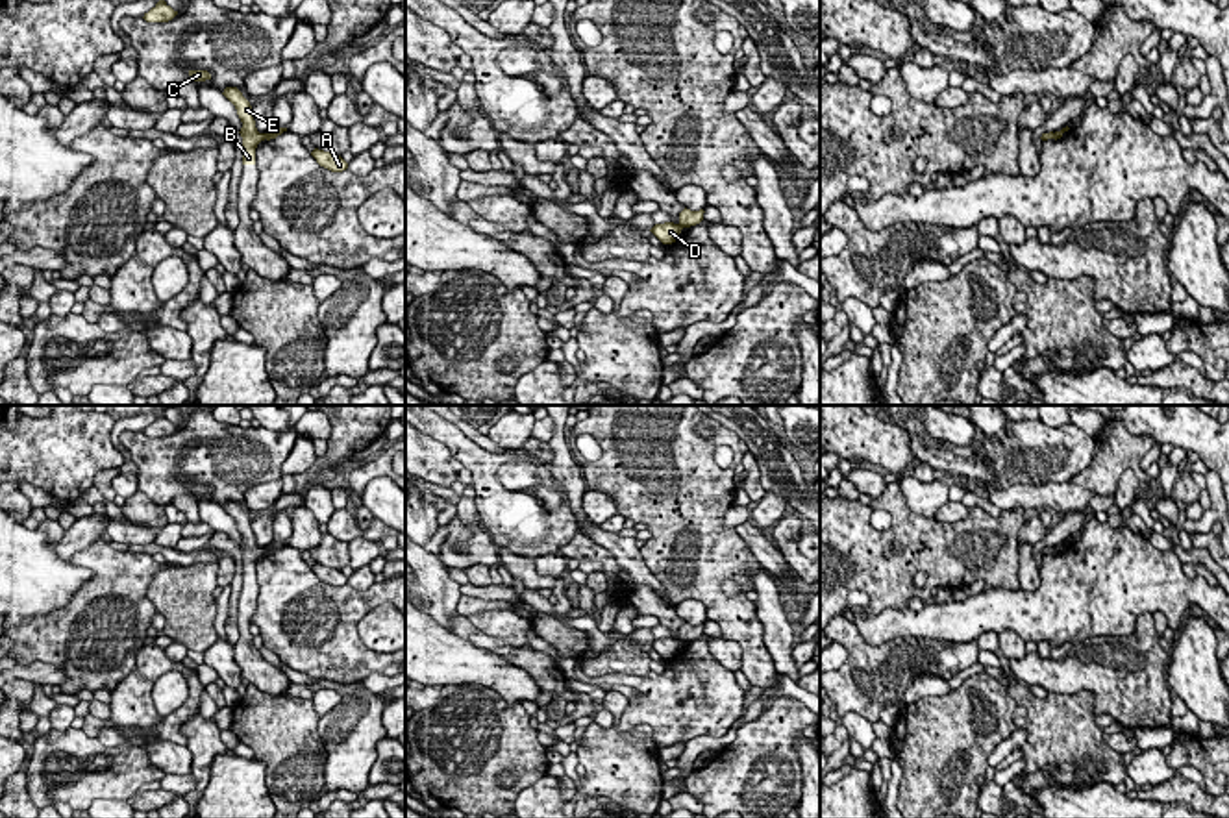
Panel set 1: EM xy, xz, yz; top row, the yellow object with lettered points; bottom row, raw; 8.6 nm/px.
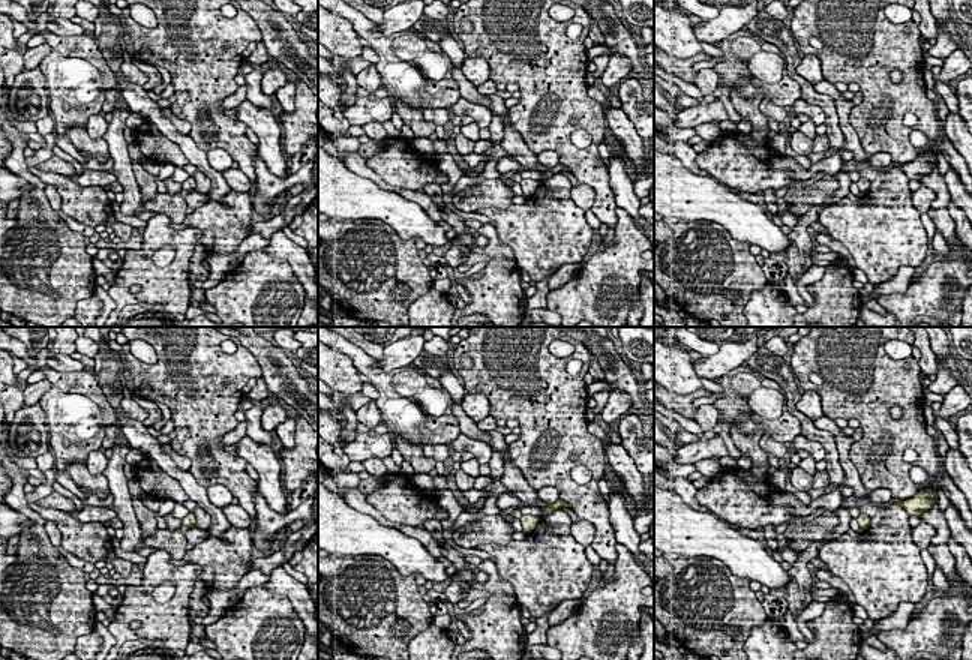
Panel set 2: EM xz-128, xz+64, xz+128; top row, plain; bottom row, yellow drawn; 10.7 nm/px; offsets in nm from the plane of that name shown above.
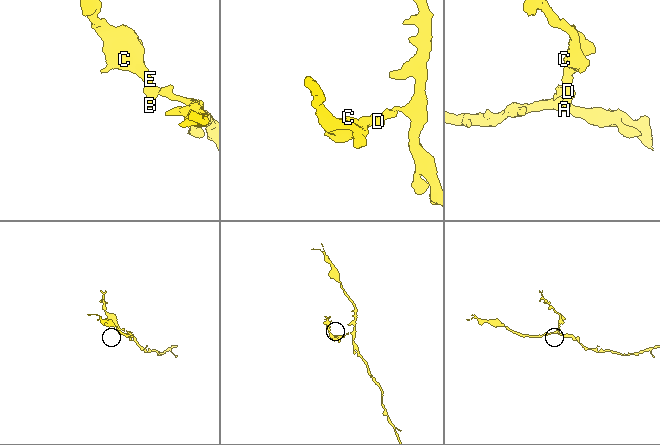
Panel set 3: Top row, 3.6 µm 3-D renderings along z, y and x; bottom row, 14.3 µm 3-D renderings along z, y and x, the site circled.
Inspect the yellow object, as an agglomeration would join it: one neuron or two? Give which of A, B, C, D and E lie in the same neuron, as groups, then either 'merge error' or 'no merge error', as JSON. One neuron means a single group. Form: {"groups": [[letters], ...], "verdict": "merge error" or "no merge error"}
{"groups": [["A"], ["B", "C", "D", "E"]], "verdict": "merge error"}

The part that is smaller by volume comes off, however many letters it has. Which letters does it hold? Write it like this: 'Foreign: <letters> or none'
Foreign: B, C, D, E

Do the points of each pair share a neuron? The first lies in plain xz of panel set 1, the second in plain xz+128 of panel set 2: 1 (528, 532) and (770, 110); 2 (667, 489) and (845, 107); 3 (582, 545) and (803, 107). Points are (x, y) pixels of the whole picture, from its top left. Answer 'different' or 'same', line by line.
1: different
2: different
3: same

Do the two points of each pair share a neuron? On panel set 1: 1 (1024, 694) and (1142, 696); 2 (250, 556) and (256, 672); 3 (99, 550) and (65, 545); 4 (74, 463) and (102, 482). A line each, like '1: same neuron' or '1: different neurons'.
1: different neurons
2: same neuron
3: different neurons
4: different neurons

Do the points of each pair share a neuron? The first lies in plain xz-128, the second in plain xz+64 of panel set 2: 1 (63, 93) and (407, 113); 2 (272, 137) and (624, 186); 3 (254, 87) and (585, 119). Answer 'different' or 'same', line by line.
1: different
2: same
3: different

